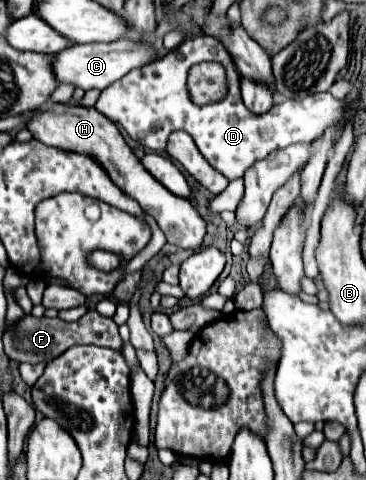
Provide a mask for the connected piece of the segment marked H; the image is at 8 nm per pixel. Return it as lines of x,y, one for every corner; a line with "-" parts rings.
55,104
47,112
41,112
31,118
27,124
29,132
33,138
47,146
61,148
65,152
81,152
93,160
97,160
109,178
119,186
127,196
139,202
139,206
155,218
159,228
163,230
165,238
169,244
175,244
179,248
197,248
203,242
205,236
205,222
193,208
193,204
181,196
175,196
169,192
163,184
159,184
139,162
139,158
133,154
133,150
127,146
123,140
121,132
117,126
105,118
101,112
95,108
83,108
83,106
73,106
73,104

